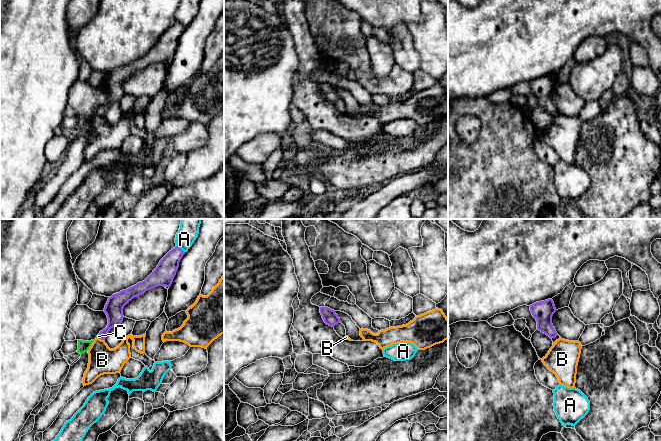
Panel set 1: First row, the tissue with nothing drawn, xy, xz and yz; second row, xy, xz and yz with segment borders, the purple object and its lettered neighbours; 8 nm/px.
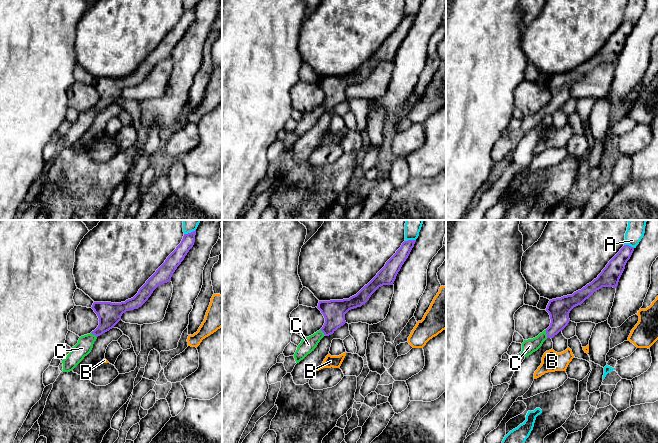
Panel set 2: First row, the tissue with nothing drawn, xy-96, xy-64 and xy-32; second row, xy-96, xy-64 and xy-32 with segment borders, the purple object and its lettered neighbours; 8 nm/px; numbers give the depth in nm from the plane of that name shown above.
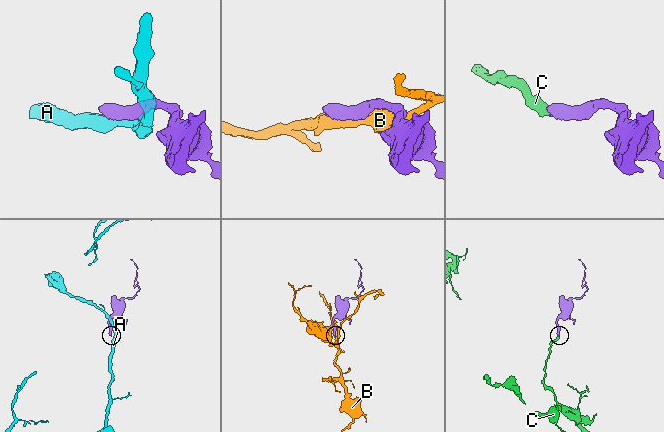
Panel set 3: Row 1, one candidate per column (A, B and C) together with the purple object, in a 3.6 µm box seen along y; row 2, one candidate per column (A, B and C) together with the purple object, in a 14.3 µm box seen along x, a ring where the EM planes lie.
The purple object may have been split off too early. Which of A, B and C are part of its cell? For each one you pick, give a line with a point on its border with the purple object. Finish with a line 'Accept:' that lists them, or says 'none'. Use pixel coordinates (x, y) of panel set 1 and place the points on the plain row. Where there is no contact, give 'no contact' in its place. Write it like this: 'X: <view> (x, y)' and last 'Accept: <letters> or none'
C: xy (100, 112)
Accept: C

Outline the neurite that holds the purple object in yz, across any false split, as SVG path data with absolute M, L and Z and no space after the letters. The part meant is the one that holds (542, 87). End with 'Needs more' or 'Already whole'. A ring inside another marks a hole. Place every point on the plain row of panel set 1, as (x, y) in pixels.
M552 75L536 78L530 81L530 87L537 97L537 106L543 108L550 114L555 114L557 108L552 100L552 92L556 84Z. Already whole

